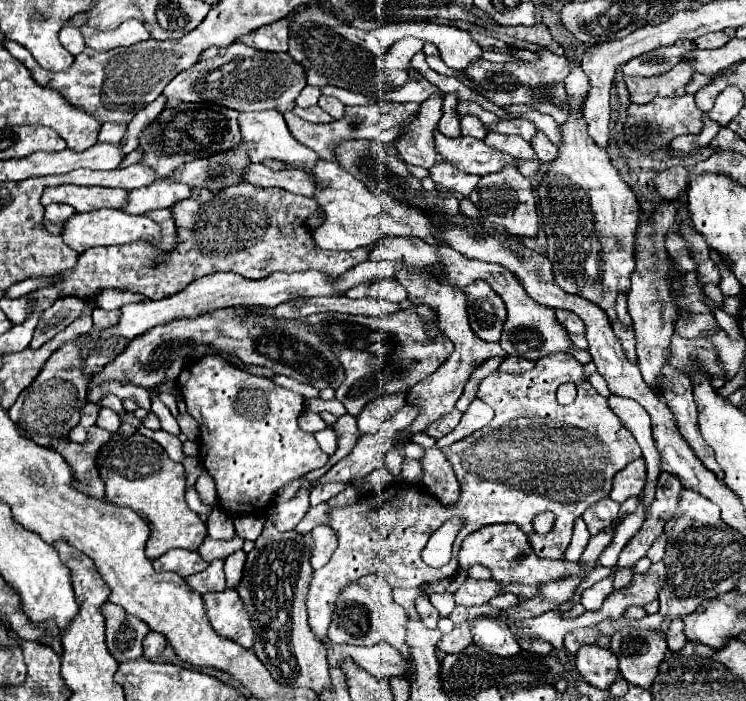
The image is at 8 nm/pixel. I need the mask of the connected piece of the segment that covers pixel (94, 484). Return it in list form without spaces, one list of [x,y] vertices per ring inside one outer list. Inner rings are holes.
[[[93,426],[87,432],[85,444],[75,444],[71,440],[57,440],[57,444],[53,444],[55,452],[59,452],[61,456],[65,456],[65,460],[69,460],[69,466],[77,476],[77,488],[85,488],[85,492],[97,498],[105,498],[103,496],[105,484],[101,482],[97,470],[97,454],[101,446],[107,444],[109,440],[111,440],[109,432]]]

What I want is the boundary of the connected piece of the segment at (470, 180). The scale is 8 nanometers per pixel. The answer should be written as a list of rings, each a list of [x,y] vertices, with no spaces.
[[[439,164],[439,166],[433,166],[429,168],[429,178],[437,184],[437,186],[443,186],[447,190],[453,190],[453,192],[459,192],[463,196],[469,196],[471,190],[477,186],[479,182],[479,176],[473,176],[473,174],[465,174],[457,168],[453,168],[451,164]]]

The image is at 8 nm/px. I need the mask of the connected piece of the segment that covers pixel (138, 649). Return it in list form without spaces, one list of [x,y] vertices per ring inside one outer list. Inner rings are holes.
[[[107,602],[107,636],[109,652],[115,660],[135,660],[143,654],[143,638],[149,632],[149,626],[137,616],[127,614],[121,606]]]

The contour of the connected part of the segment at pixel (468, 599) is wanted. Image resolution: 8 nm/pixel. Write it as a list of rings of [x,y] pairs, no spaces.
[[[467,578],[453,596],[455,596],[455,602],[461,606],[479,606],[489,602],[493,596],[497,596],[497,582]]]

